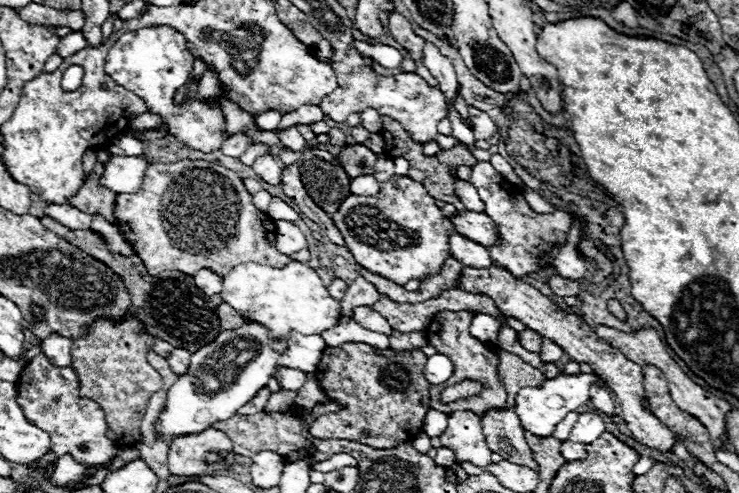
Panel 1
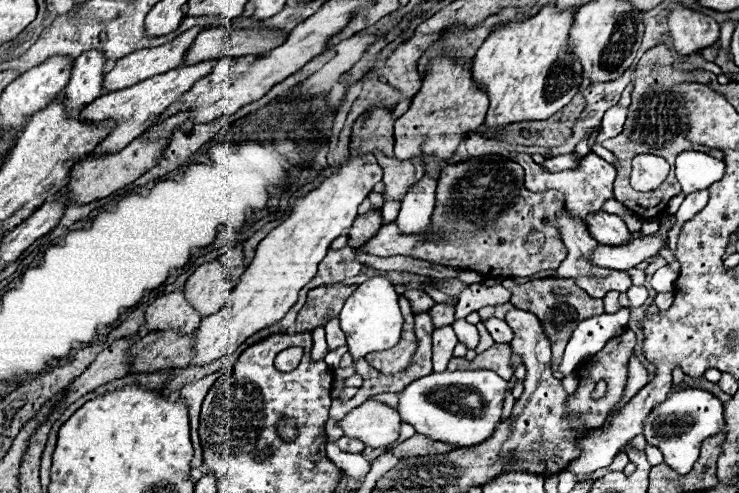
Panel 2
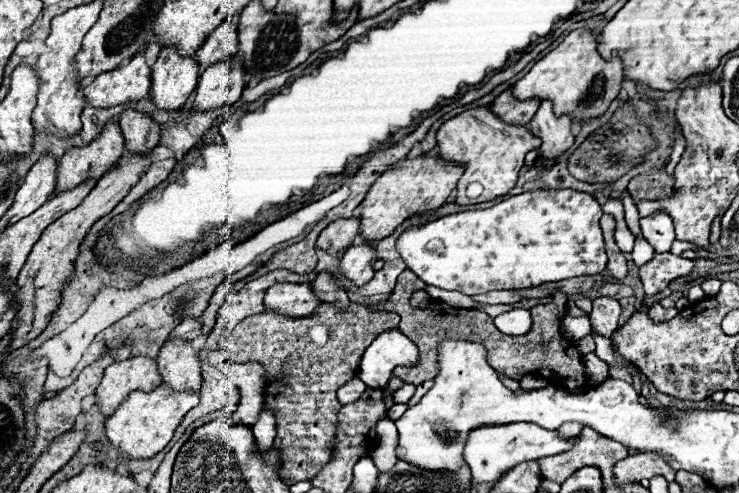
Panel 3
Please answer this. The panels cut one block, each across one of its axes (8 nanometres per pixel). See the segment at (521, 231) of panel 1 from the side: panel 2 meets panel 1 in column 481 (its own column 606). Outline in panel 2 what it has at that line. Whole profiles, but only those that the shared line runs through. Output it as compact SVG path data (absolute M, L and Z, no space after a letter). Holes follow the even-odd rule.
M594 152L584 156L580 168L576 168L576 170L562 170L562 172L542 170L540 164L536 164L526 154L522 154L522 160L518 160L518 162L526 170L526 188L528 190L548 190L548 188L560 190L564 194L564 198L566 198L566 206L570 208L570 214L578 216L580 220L584 220L586 214L590 214L590 212L602 210L602 200L608 200L612 196L616 172L614 172L614 168L606 160L602 160Z

